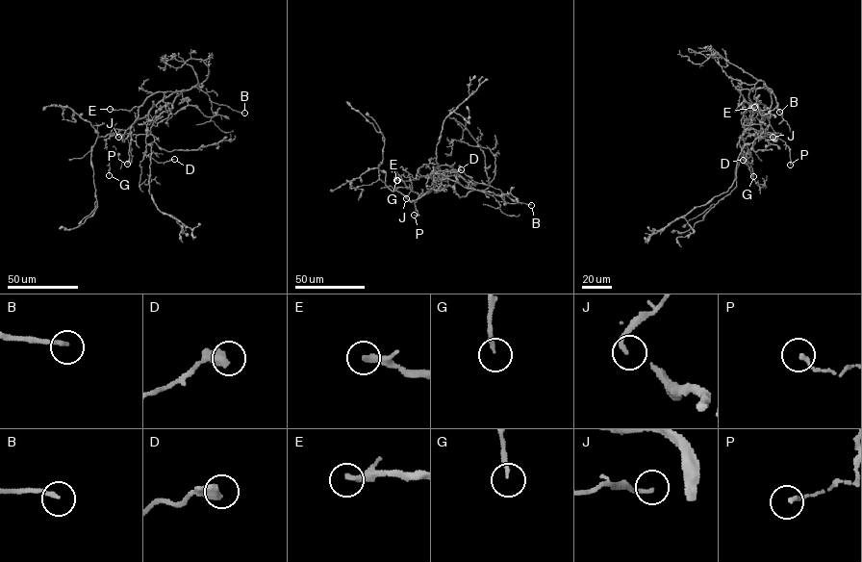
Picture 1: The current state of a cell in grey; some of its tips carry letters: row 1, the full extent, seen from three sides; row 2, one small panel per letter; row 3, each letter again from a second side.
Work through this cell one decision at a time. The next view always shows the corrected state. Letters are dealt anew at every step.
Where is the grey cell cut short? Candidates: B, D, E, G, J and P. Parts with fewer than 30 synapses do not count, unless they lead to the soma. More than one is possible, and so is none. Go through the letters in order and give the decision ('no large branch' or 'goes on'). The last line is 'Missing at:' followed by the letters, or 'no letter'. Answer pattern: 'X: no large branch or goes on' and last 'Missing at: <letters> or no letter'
B: goes on
D: no large branch
E: goes on
G: no large branch
J: no large branch
P: no large branch
Missing at: B, E

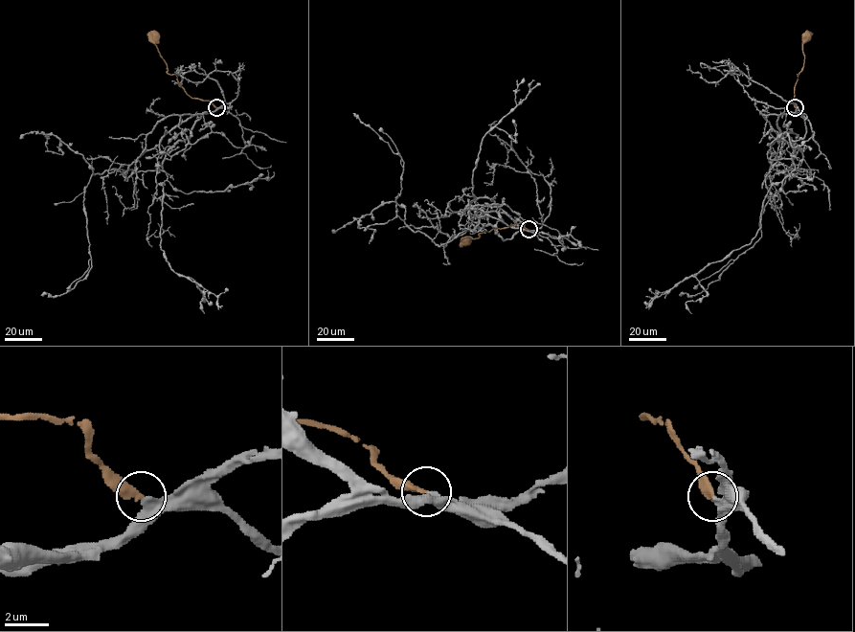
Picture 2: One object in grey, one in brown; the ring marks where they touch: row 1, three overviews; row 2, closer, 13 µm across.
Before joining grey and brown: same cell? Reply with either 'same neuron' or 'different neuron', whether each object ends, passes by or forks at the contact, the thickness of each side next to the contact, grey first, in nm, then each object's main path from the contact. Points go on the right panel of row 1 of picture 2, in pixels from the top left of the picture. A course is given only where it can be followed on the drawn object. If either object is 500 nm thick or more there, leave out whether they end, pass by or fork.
same neuron; grey passes by; brown ends; calibres 280 and 320 nm; course grey (796, 107), (777, 125), (812, 181), (808, 169), (786, 176), (754, 244), (701, 293), (679, 295); course brown (796, 107), (789, 101), (795, 95), (797, 74), (802, 68), (802, 43), (807, 36)

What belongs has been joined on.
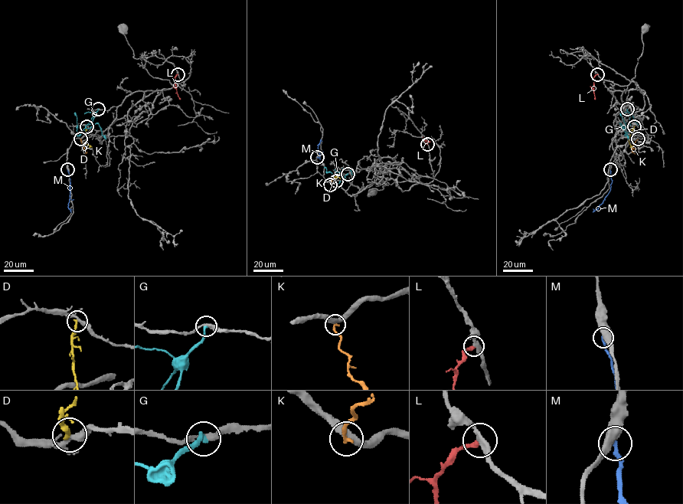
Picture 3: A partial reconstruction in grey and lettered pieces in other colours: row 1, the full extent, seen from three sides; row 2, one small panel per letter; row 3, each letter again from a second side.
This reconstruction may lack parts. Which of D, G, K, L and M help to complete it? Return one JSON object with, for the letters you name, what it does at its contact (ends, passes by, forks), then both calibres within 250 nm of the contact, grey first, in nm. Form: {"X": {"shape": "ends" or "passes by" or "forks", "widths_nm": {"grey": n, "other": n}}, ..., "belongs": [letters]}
{"belongs": []}

